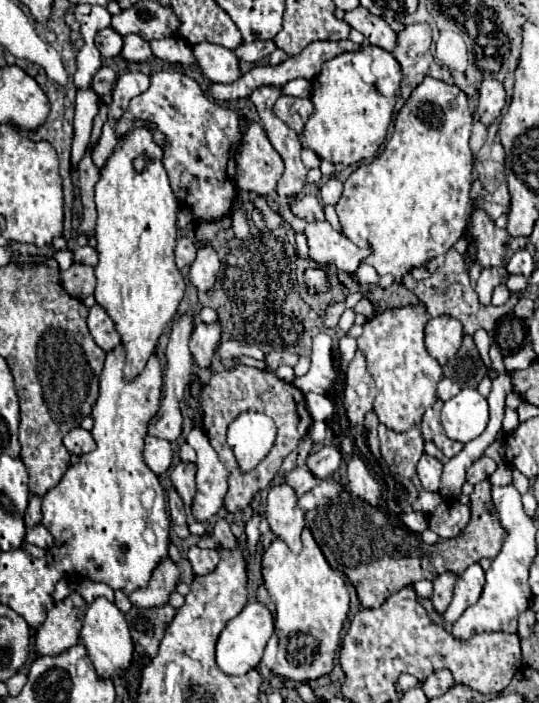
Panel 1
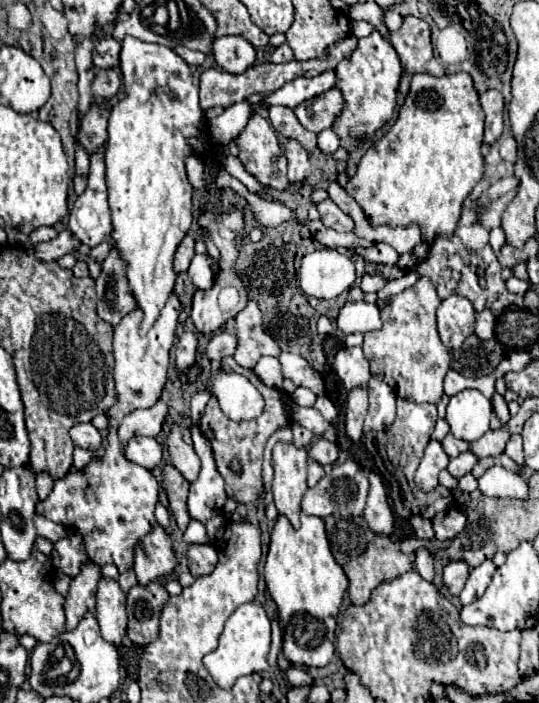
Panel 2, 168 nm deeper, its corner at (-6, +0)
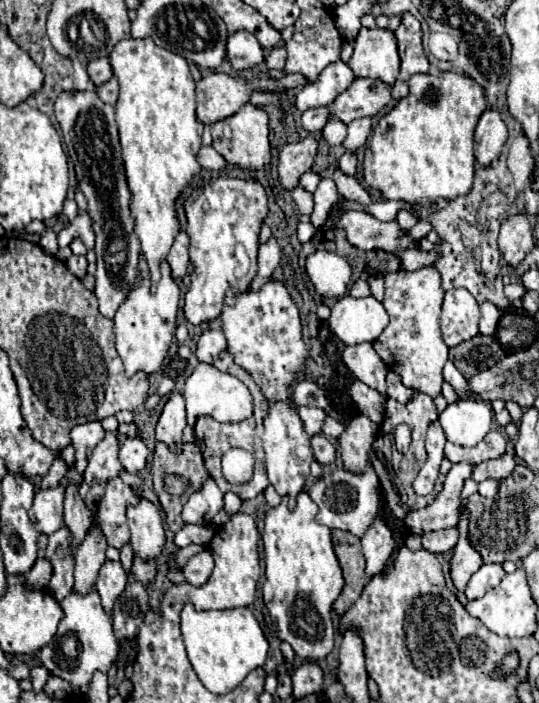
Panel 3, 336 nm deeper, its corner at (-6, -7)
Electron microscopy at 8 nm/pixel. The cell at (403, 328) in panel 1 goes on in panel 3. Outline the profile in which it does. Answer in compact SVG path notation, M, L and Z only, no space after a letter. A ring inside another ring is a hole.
M422 266L412 272L386 272L384 280L386 294L382 304L390 316L390 324L384 328L378 340L374 340L374 348L390 370L400 372L404 384L434 398L440 394L444 382L442 368L448 360L448 346L440 334L440 308L444 300L440 272L434 266Z

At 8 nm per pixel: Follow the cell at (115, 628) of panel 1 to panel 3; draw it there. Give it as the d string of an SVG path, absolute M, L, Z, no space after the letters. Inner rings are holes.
M106 560L98 572L96 578L96 590L100 592L102 604L104 608L108 608L108 612L112 612L112 604L116 602L116 596L120 596L120 592L124 592L128 582L128 574L124 572L120 560L112 562Z

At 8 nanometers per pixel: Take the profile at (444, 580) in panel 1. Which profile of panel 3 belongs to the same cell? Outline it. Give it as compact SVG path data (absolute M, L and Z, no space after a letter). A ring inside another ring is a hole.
M458 536L458 544L452 552L452 582L458 590L464 590L470 576L482 566L482 556L476 552L476 548L472 546L468 536Z

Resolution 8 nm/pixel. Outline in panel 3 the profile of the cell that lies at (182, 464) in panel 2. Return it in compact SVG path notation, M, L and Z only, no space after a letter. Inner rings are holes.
M172 392L162 408L162 414L156 424L156 440L168 444L174 452L182 448L182 430L186 426L186 408L184 398L178 392Z

